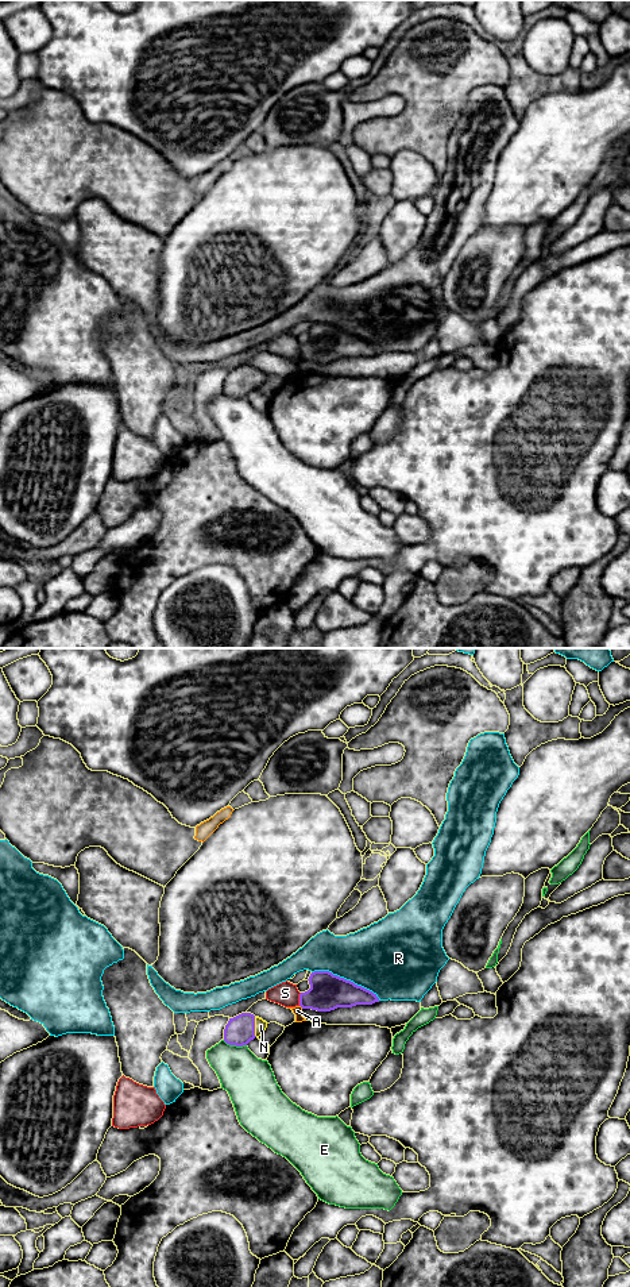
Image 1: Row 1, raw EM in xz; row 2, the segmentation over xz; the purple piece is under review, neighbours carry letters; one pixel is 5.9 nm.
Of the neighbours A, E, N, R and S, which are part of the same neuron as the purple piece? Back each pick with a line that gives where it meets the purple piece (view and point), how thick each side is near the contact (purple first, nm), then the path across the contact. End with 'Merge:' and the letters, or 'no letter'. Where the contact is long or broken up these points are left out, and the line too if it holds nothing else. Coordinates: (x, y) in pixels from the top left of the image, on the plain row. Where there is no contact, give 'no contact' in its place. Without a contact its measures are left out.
N: contact xz (254, 378); calibres 170 and 70 nm
Merge: N

